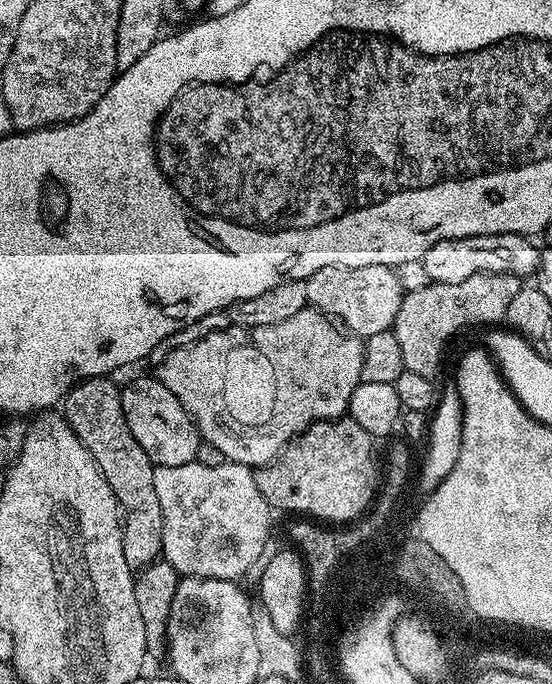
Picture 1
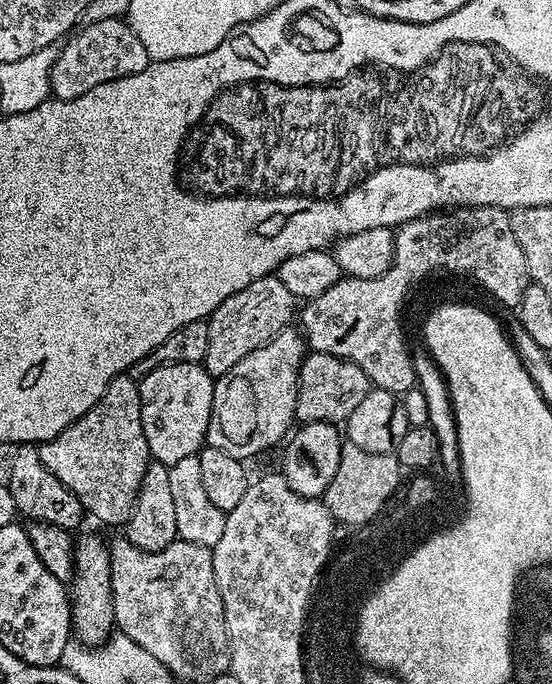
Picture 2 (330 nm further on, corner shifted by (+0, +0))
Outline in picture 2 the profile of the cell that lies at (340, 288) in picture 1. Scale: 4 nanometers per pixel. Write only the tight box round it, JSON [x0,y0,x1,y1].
[207,326,306,462]

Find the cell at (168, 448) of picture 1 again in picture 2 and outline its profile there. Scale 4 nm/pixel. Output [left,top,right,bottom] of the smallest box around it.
[138,364,216,464]

